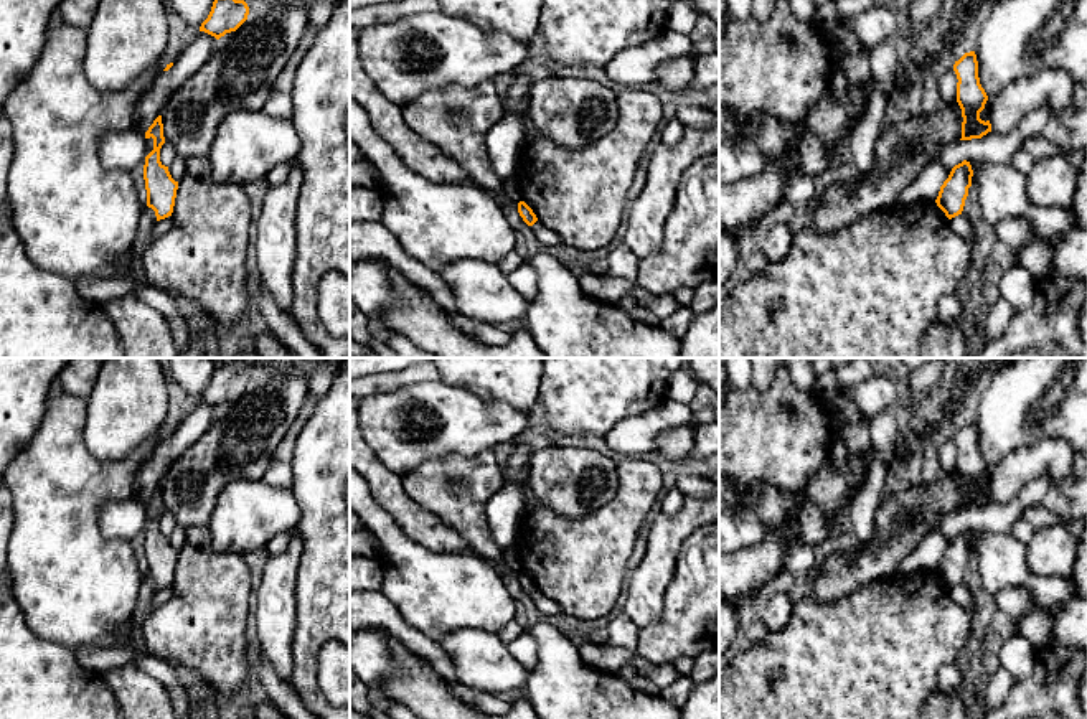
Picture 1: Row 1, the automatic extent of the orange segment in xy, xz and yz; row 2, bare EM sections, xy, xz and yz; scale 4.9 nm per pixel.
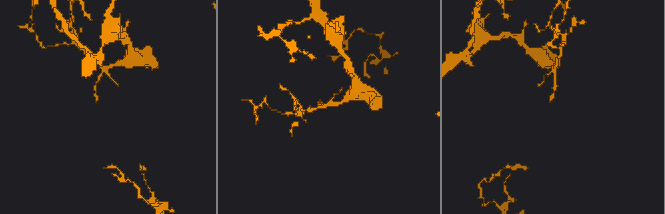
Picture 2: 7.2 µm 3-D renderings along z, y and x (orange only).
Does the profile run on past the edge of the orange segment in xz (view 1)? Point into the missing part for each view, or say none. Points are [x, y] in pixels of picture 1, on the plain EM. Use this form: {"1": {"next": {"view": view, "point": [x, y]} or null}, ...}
{"1": {"next": null}}

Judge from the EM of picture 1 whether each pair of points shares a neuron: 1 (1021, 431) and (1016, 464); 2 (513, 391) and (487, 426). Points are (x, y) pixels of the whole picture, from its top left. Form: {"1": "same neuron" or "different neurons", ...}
{"1": "different neurons", "2": "different neurons"}

